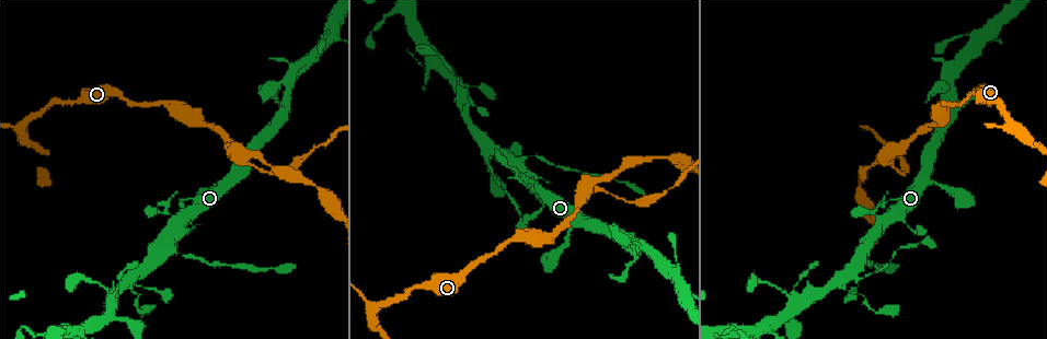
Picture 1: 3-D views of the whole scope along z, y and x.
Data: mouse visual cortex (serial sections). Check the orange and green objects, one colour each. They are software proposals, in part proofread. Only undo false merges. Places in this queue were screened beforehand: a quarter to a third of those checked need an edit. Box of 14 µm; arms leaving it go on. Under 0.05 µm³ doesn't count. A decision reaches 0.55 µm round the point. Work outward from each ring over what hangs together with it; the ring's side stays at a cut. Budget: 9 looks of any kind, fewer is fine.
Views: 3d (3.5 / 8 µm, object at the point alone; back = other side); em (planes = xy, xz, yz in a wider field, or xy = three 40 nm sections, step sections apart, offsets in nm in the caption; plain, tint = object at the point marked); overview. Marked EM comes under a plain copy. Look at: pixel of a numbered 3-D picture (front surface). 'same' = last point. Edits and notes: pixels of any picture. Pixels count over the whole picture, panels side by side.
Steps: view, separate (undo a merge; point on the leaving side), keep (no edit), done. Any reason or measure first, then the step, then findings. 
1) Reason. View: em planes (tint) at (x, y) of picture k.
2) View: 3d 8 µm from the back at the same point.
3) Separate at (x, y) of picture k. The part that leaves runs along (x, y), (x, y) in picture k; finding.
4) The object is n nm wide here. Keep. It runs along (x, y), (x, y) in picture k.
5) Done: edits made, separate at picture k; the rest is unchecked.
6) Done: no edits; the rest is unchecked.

Abrupt turn. View: 3d 8 µm at (927, 236) of picture 1.

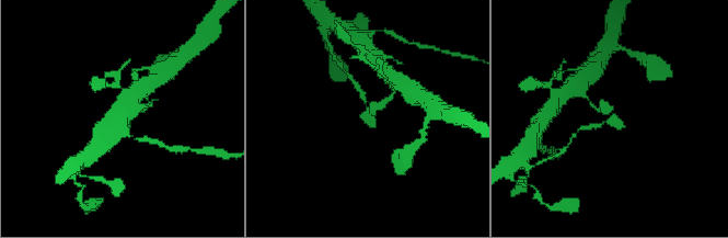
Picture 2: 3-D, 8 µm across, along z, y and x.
View: em xy step 1 (tint) at (612, 114) of picture 2.

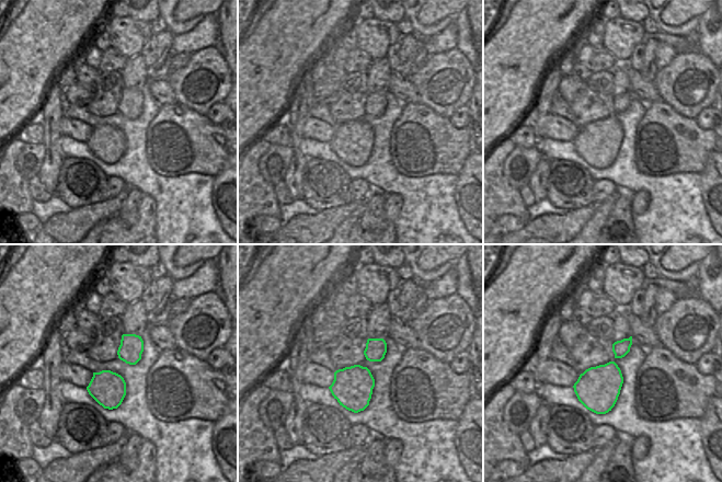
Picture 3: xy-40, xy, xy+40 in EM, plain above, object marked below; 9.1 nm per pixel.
Keep. It runs along (146, 106), (125, 112), (115, 127) in picture 2; all the same cell.

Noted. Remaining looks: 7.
Three-way junction. View: 3d 3.5 µm at (174, 251) of picture 1.

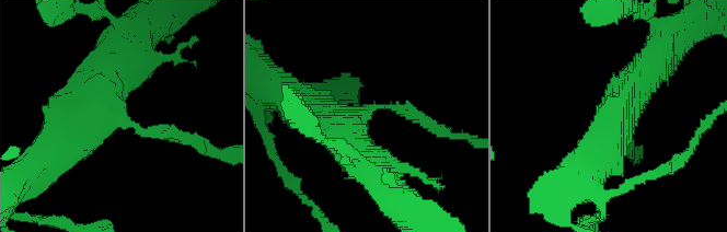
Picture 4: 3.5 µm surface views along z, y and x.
3 arms meet here; the arms are 100, 500, 600 nm wide; now the EM. View: em xy step 3 (tint) at (358, 115) of picture 4.

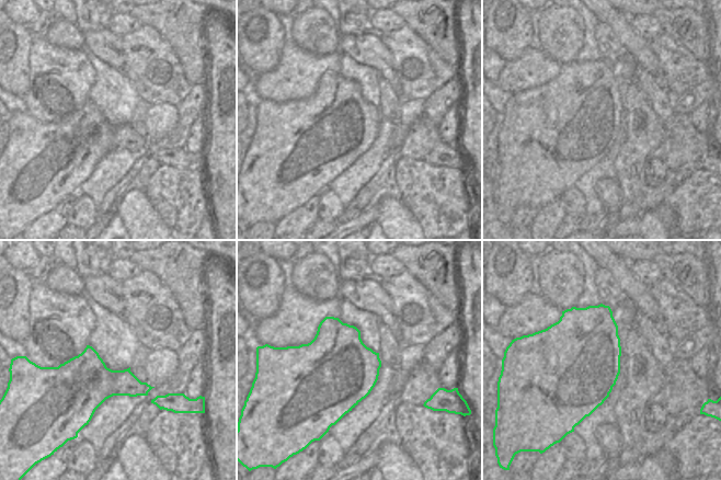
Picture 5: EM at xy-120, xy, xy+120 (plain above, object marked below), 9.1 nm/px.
Separate at (175, 137) of picture 4. The part that leaves runs along (142, 128), (196, 138), (226, 155) in picture 4; two cells meet here.

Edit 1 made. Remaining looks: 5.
Calibre changes. View: em planes (tint) at (888, 161) of picture 1.

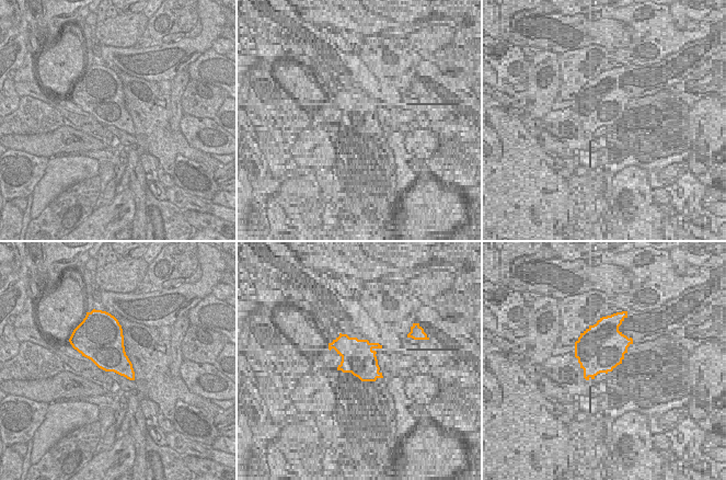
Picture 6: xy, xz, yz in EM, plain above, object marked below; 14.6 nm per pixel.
View: 3d 3.5 µm at the same point.

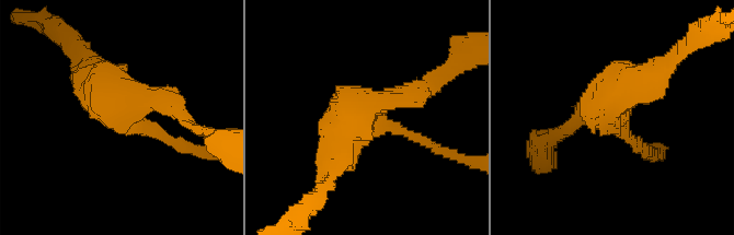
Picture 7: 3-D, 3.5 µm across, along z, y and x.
3 arms meet here; the arms are 150, 250, 350 nm wide. Keep. It runs along (332, 167), (362, 108), (426, 89) in picture 7; one cell here.

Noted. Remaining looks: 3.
Side arm on a straight run. View: 3d 3.5 µm at (432, 63) of picture 1.

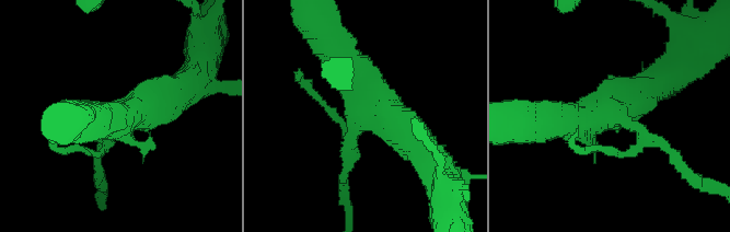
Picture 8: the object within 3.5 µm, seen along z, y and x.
Shape alone is not enough. View: em xy step 5 (tint) at (615, 116) of picture 8.

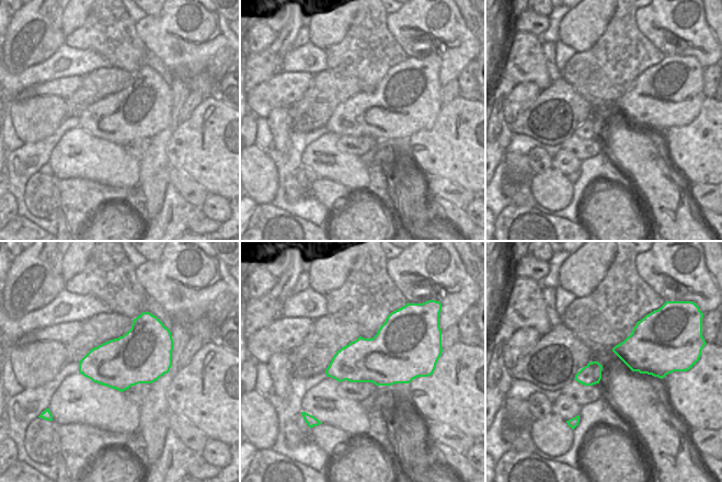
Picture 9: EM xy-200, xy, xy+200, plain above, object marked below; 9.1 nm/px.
Keep. It runs along (428, 153), (337, 53) in picture 8; one cell here.

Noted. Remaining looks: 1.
Done: edits made, separate at picture 4; the rest is unchecked.

